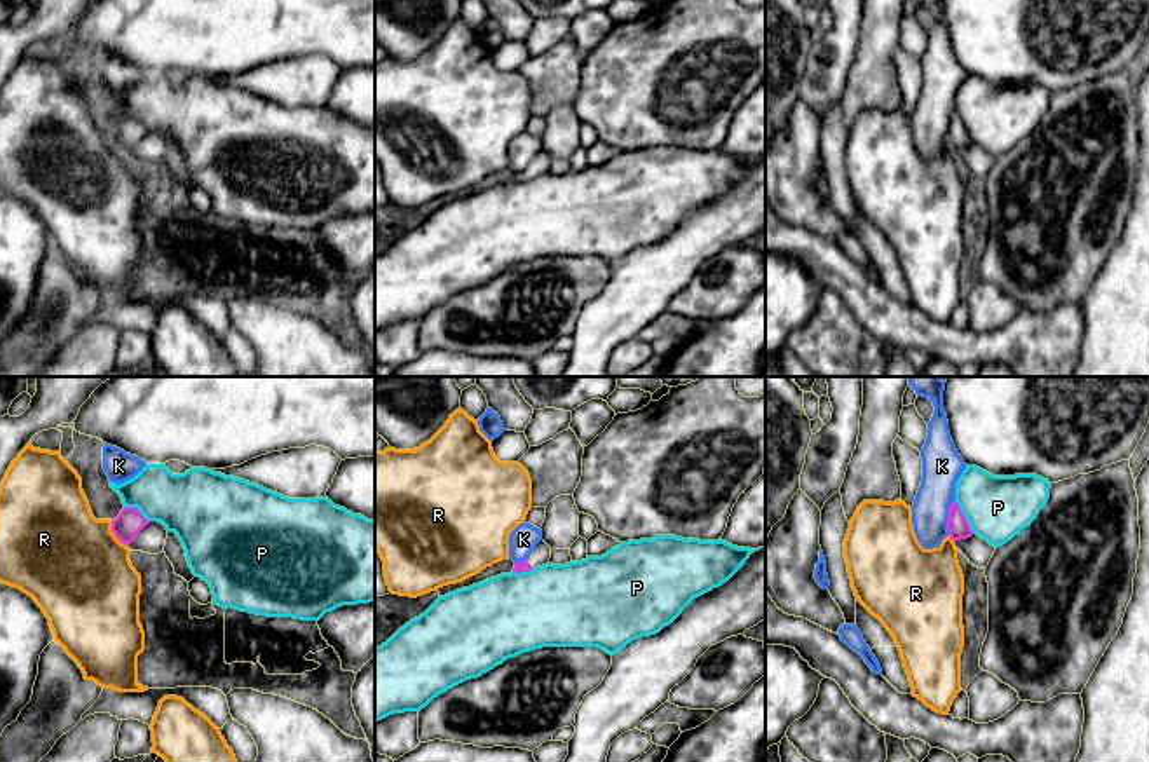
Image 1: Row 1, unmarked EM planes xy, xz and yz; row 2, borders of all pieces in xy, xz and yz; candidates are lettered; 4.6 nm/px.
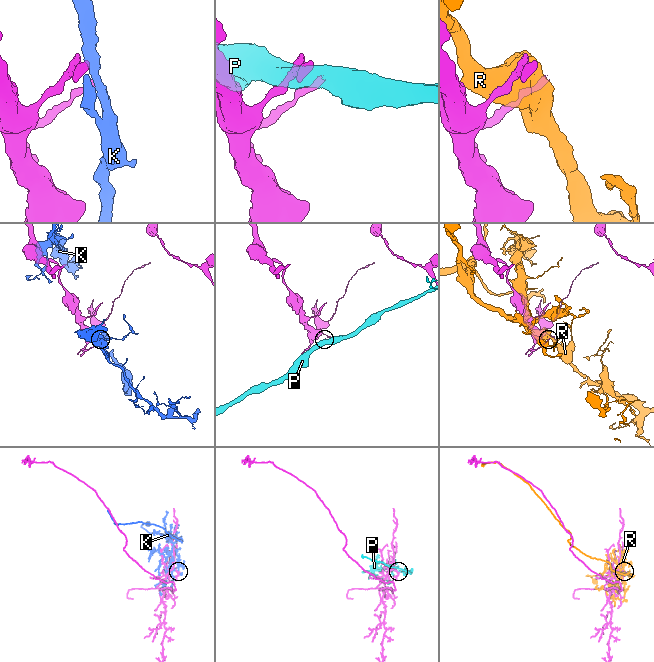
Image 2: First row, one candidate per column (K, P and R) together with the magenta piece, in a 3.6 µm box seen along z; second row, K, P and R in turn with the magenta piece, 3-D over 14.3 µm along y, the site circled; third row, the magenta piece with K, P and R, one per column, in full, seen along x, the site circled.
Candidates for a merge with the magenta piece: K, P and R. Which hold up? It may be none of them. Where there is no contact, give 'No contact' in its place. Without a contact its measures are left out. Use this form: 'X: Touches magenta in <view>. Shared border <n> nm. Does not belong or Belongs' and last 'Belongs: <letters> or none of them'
K: Touches magenta in yz. Shared border 160 nm. Does not belong
P: Touches magenta in yz. Shared border 170 nm. Does not belong
R: Touches magenta in xy. Shared border 150 nm. Does not belong
Belongs: none of them

